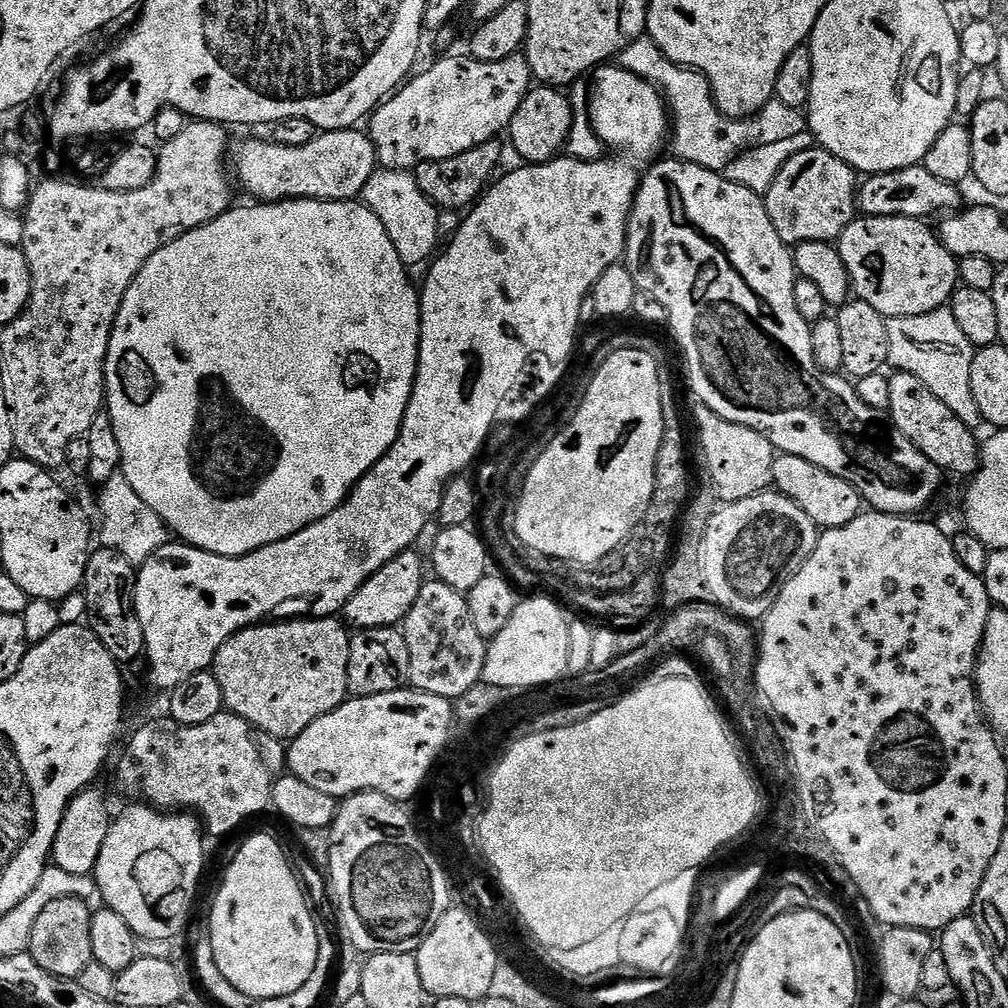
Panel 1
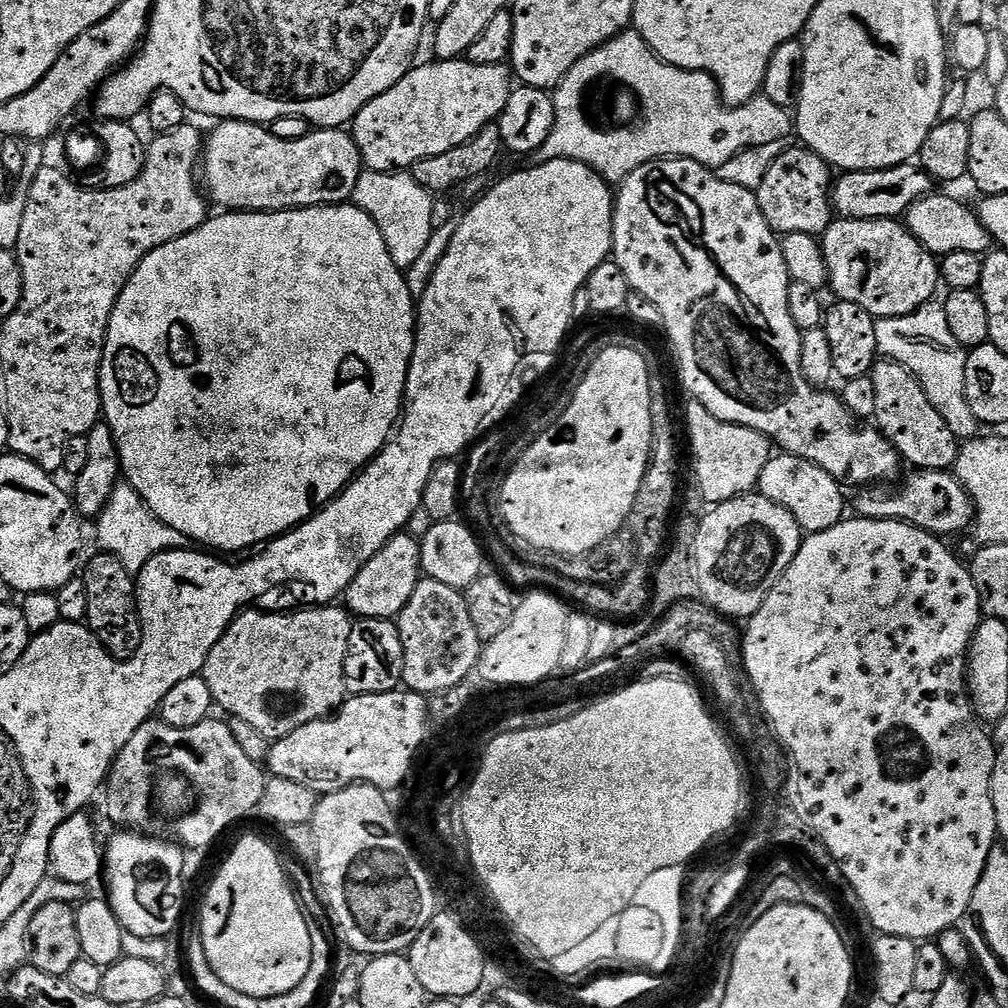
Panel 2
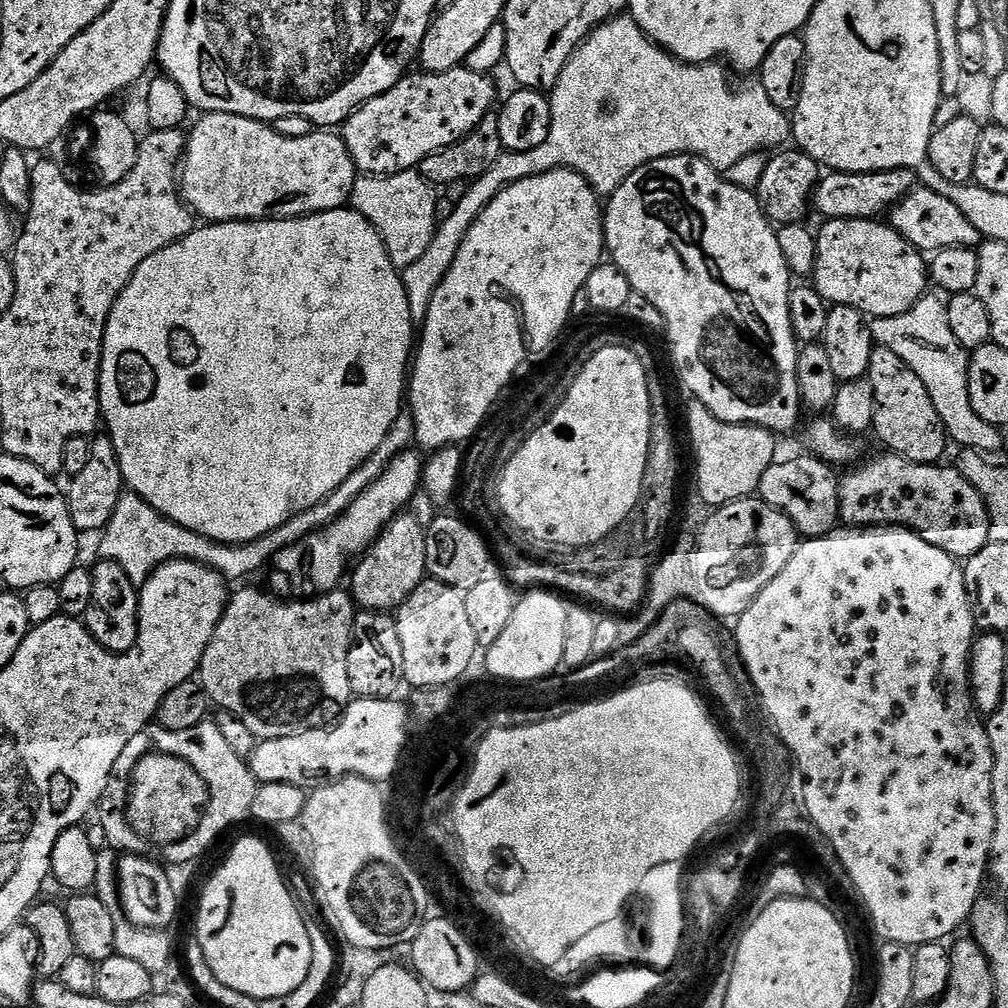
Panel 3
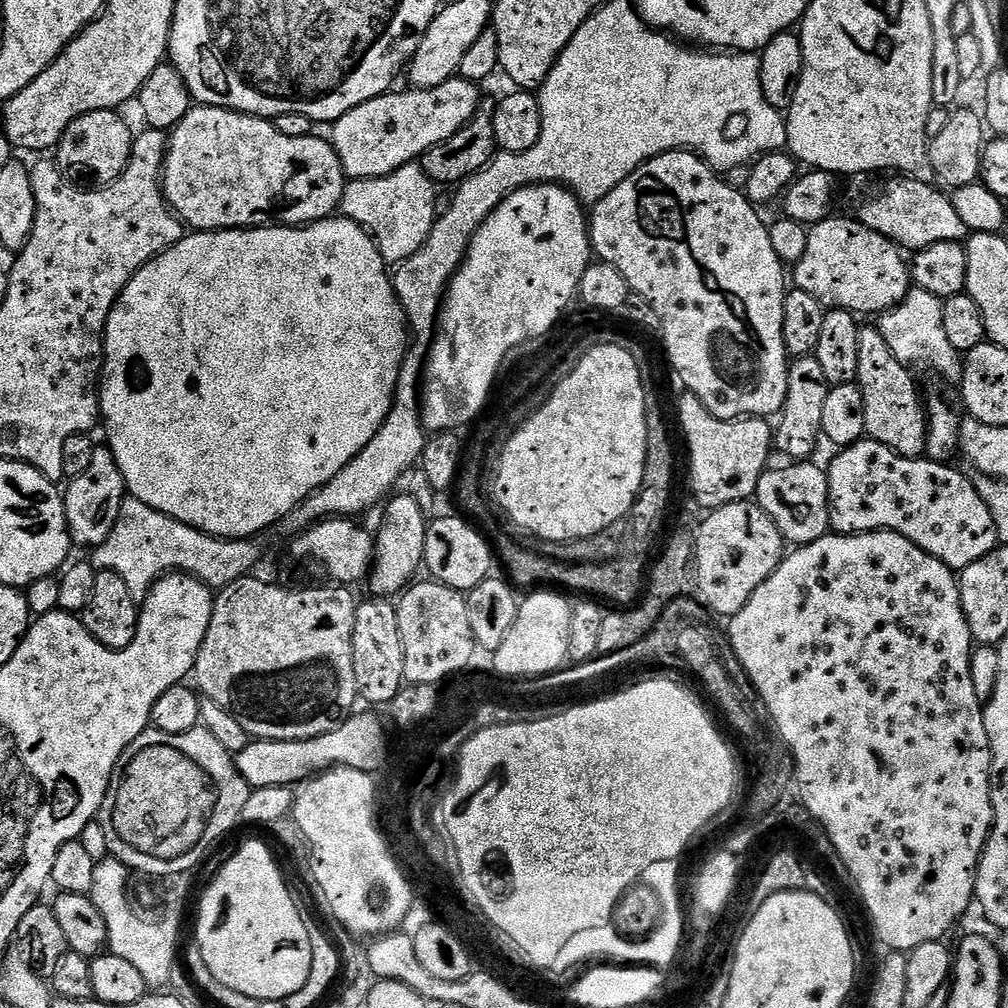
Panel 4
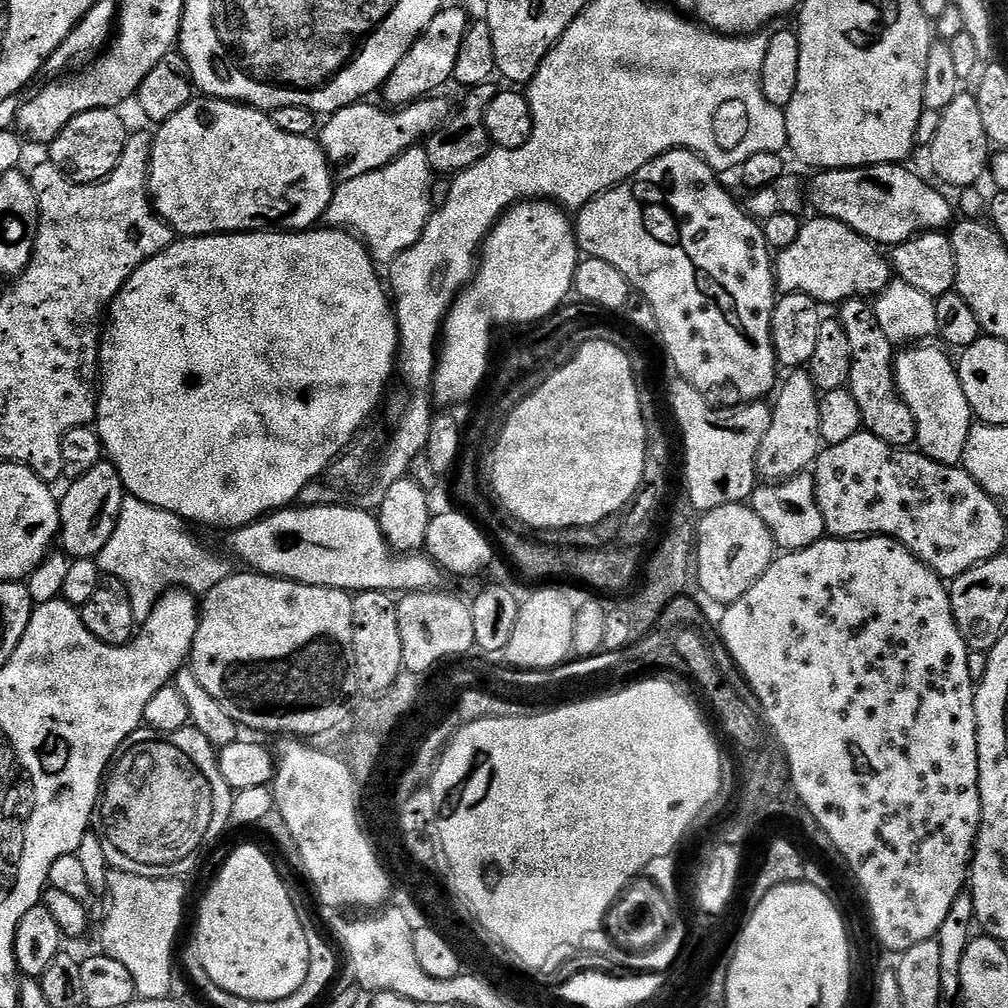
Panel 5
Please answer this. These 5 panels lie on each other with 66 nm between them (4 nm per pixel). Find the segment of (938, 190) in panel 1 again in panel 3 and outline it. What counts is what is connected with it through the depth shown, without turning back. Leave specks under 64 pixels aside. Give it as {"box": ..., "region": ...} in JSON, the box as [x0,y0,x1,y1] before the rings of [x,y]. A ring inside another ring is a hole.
{"box":[811,168,917,220],"region":[[[895,168],[885,172],[838,172],[821,175],[820,183],[812,193],[811,207],[818,215],[829,220],[870,220],[880,218],[900,203],[917,183],[917,173],[910,168]]]}

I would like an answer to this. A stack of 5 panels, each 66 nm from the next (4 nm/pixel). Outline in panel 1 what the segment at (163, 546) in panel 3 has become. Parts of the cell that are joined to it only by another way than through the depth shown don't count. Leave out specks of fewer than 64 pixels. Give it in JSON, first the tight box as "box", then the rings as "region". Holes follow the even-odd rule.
{"box":[96,474,170,566],"region":[[[122,474],[108,477],[99,485],[100,497],[96,500],[96,512],[100,515],[99,547],[118,550],[122,558],[129,560],[133,566],[139,566],[150,558],[162,546],[170,542],[170,529],[138,494],[134,494],[134,486],[126,482]]]}

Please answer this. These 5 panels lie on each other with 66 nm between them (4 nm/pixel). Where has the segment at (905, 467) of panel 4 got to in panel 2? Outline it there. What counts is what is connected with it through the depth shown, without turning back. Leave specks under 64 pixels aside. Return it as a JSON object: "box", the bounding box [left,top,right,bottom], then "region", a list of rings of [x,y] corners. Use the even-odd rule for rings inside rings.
{"box":[855,470,973,538],"region":[[[916,470],[911,474],[909,480],[901,479],[893,492],[888,486],[872,486],[857,491],[860,493],[856,496],[855,515],[866,520],[901,520],[941,538],[968,532],[973,527],[972,499],[951,471]]]}

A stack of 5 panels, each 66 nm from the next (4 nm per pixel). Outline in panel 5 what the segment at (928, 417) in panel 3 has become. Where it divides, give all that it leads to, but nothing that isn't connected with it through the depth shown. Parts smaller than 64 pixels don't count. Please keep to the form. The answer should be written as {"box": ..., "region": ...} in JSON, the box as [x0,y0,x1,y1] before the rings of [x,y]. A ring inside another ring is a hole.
{"box":[838,299,916,449],"region":[[[867,299],[845,300],[838,308],[840,325],[846,330],[850,342],[850,378],[846,385],[862,409],[864,428],[882,442],[895,448],[911,449],[916,443],[916,423],[908,403],[896,390],[894,371],[894,345],[886,338],[878,323],[875,307]]]}

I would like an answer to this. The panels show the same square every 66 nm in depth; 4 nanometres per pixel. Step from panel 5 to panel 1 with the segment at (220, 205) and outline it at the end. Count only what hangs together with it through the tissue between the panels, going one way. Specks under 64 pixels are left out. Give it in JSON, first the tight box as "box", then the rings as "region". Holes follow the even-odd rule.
{"box":[230,128,378,202],"region":[[[343,128],[340,132],[320,132],[302,146],[286,146],[268,140],[240,140],[231,145],[230,168],[246,191],[260,202],[277,200],[356,200],[378,168],[376,151],[367,131]]]}

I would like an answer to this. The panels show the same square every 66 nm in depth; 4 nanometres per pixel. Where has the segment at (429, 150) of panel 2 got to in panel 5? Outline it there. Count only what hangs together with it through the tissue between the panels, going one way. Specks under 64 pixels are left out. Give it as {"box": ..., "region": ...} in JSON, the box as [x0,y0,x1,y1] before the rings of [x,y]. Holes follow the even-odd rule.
{"box":[318,98,450,179],"region":[[[440,98],[416,100],[413,104],[405,104],[403,108],[395,110],[389,110],[379,103],[361,102],[331,113],[325,119],[328,120],[325,124],[323,121],[318,139],[335,179],[362,178],[362,174],[370,174],[394,162],[407,148],[417,147],[421,141],[437,132],[448,119],[450,107],[446,101],[436,99]]]}

